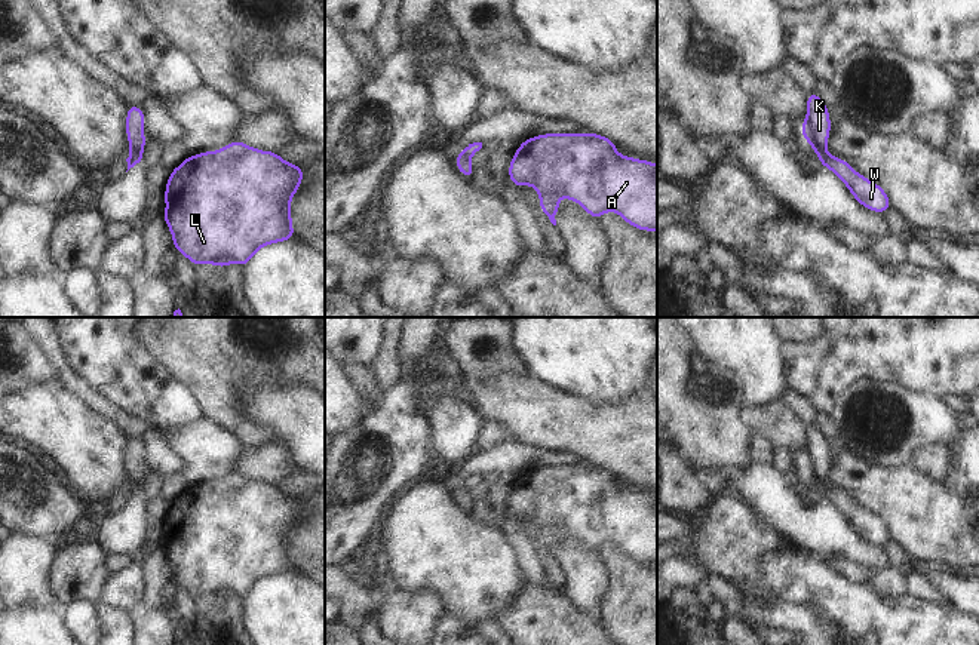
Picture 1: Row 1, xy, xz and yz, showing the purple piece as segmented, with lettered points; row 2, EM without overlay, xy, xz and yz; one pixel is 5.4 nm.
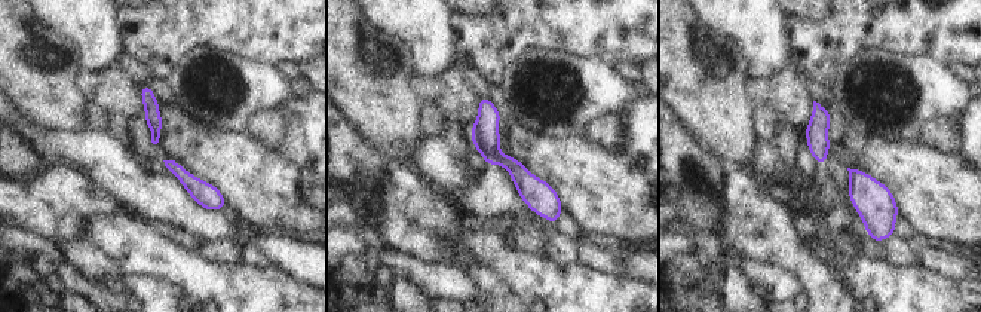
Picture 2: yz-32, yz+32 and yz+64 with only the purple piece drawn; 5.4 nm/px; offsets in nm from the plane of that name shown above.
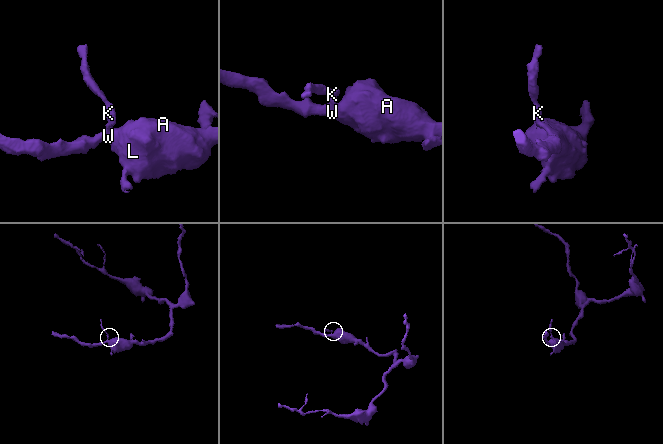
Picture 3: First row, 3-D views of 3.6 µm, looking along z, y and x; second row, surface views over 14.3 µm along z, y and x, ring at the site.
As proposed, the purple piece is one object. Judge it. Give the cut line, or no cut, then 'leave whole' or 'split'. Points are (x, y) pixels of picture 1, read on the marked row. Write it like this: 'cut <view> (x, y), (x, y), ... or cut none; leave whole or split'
cut yz (826, 156), (829, 166); split

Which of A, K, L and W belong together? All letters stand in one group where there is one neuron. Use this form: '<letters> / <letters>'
A L W / K

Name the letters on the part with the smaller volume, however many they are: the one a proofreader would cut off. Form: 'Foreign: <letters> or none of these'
Foreign: K

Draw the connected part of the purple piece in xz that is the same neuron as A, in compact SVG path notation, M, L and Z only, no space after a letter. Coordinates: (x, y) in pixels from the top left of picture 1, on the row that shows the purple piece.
M543 133L522 141L509 165L509 179L519 190L525 184L535 188L540 196L540 209L553 225L556 225L555 214L561 208L558 202L561 194L564 199L580 203L592 218L601 219L605 212L614 211L638 230L657 231L657 165L619 154L614 141L598 133Z

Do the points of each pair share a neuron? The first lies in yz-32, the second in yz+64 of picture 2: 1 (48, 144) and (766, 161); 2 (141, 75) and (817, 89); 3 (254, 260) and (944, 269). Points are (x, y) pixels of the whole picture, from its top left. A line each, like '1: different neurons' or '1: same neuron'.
1: same neuron
2: same neuron
3: same neuron

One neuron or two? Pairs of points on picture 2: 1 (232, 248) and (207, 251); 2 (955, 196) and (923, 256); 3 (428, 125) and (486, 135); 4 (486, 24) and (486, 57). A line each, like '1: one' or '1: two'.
1: one
2: two
3: two
4: one

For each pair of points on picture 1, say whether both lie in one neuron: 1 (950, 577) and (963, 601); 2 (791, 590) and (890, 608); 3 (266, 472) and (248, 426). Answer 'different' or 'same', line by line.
1: same
2: same
3: different

